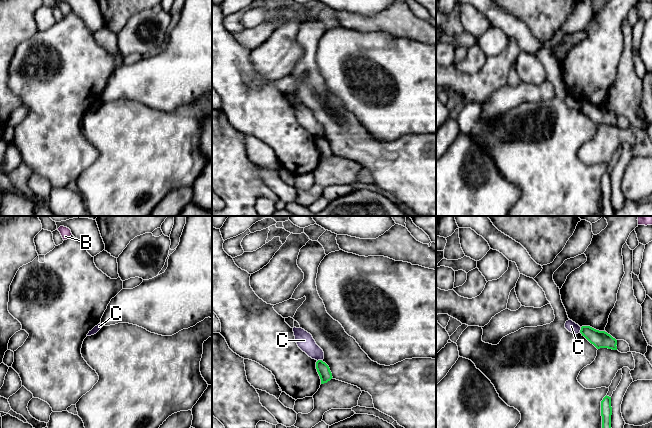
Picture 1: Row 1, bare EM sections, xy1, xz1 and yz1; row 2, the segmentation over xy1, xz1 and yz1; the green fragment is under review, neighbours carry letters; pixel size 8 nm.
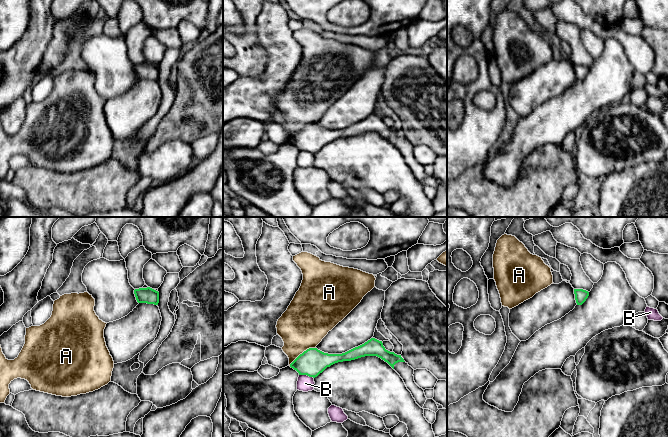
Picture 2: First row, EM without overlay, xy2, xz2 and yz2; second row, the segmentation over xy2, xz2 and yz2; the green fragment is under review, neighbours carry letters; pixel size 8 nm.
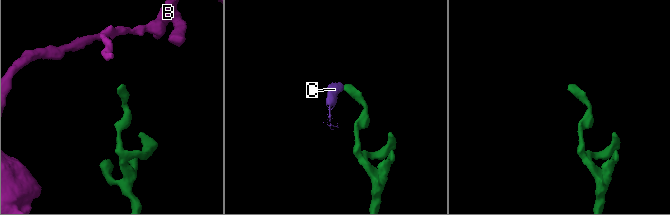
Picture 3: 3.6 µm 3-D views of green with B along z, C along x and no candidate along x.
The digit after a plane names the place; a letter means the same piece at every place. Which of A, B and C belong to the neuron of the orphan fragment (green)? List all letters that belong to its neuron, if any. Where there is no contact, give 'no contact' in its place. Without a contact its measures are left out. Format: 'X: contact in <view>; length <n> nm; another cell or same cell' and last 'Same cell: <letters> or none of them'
A: contact in xz2; length 260 nm; another cell
B: contact in xz2; length 120 nm; another cell
C: contact in yz1; length 50 nm; another cell
Same cell: none of them

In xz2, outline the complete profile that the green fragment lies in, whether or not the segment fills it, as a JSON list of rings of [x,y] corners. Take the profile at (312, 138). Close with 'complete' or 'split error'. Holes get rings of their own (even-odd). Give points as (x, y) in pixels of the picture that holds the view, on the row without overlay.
[[[371,114],[364,120],[342,130],[328,130],[317,124],[309,124],[300,130],[290,140],[290,143],[296,146],[299,151],[315,154],[335,139],[351,137],[365,132],[377,132],[387,138],[403,155],[416,179],[423,184],[427,174],[424,166],[414,157],[414,145],[404,137],[401,131],[386,126],[382,117],[375,114]]] | split error

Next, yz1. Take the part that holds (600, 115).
[[[582,102],[580,109],[597,125],[617,126],[617,116],[605,107],[596,106],[590,102]]] | complete

